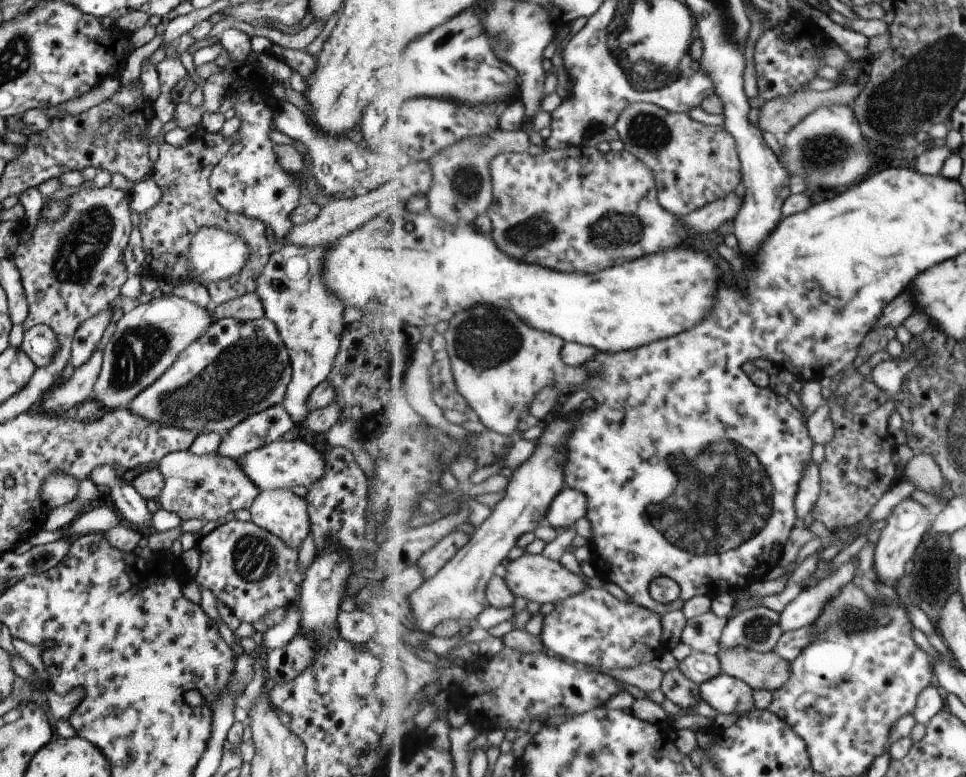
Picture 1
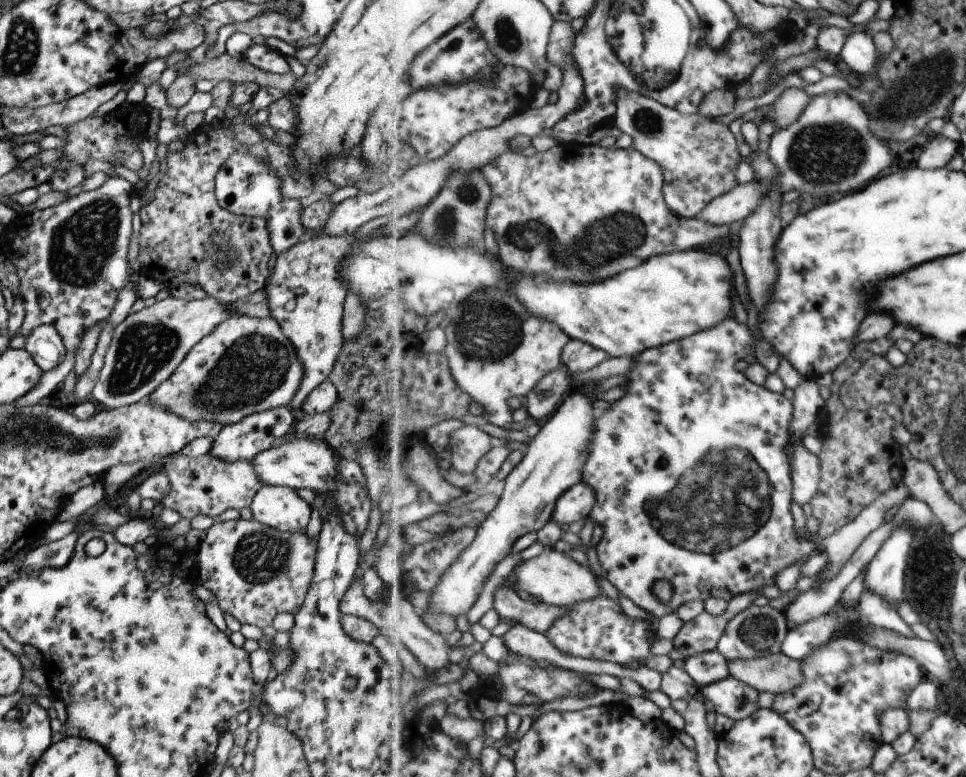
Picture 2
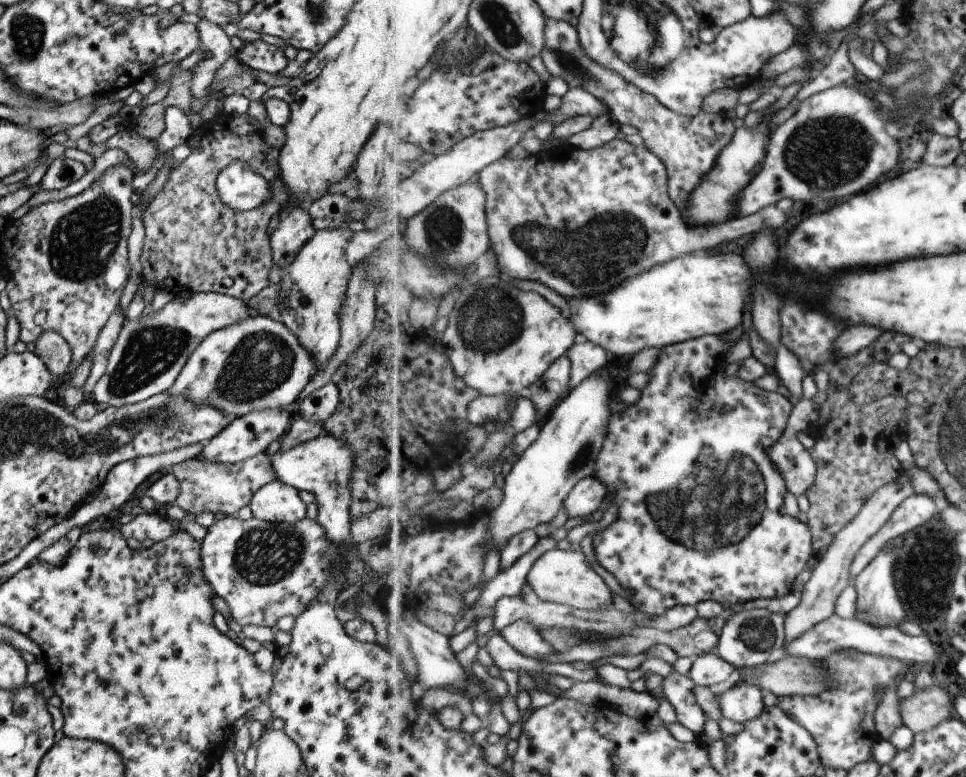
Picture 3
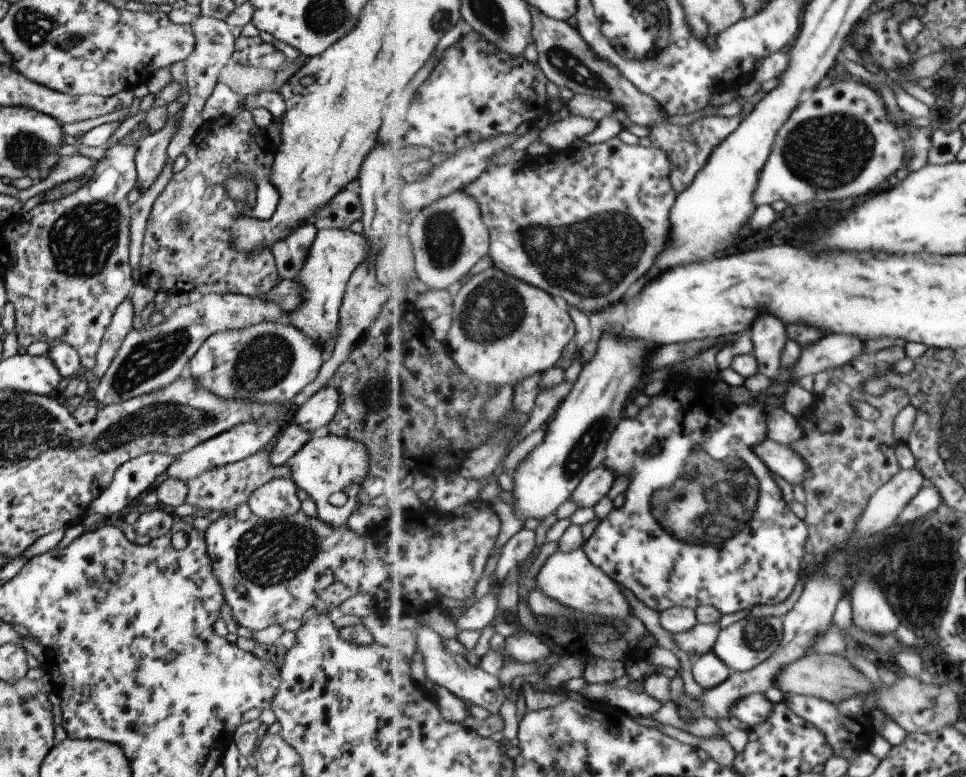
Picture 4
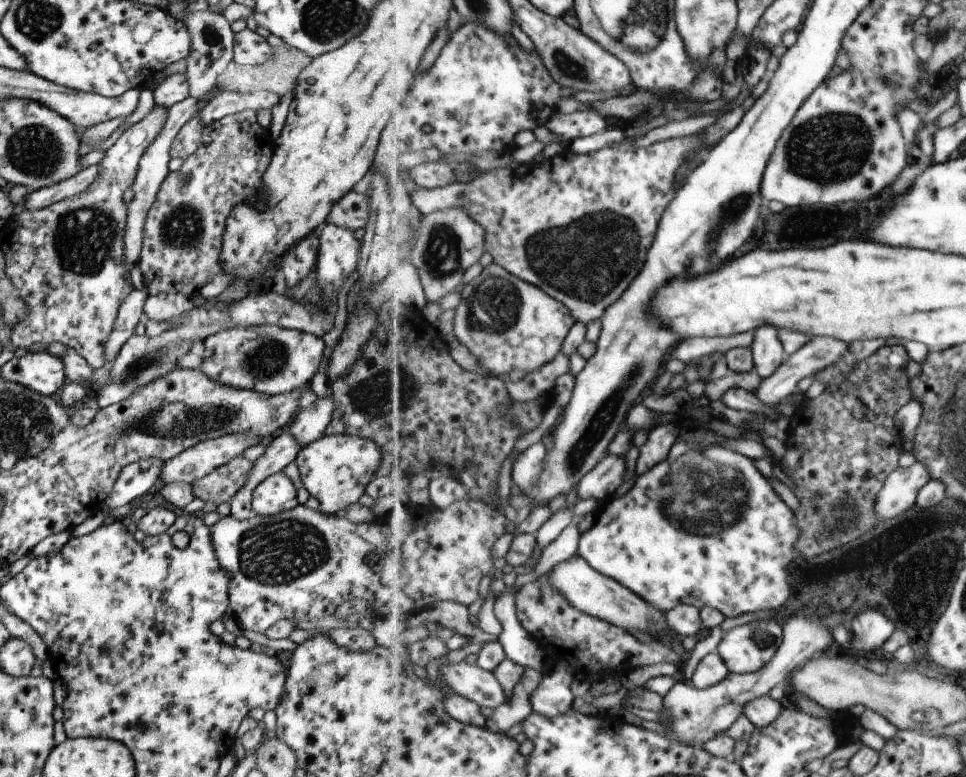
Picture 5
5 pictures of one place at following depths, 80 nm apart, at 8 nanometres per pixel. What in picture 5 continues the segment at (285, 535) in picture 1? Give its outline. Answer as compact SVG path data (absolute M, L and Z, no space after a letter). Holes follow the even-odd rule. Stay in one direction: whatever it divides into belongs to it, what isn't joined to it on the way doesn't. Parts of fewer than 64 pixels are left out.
M283 471L266 476L253 489L252 513L269 516L288 511L298 504L296 488Z

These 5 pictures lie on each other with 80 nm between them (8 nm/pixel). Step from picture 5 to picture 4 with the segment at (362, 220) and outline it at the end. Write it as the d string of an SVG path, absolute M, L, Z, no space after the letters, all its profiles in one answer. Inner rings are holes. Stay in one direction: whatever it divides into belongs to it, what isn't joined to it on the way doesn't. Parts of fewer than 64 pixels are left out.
M343 189L329 199L325 206L316 210L309 222L316 229L348 229L353 222L360 220L360 216L358 194Z

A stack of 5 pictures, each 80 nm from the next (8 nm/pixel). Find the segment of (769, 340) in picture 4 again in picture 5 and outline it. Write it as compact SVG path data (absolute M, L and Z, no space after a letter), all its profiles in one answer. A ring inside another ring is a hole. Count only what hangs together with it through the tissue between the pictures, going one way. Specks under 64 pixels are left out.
M765 326L757 330L757 338L753 344L753 356L755 356L757 374L765 379L773 376L785 362L785 348L773 326Z

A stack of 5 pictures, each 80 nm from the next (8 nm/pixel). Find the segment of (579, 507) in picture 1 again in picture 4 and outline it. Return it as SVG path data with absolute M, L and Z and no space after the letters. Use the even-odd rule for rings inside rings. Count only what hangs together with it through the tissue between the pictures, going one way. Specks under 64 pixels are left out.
M607 465L598 466L583 477L581 484L575 488L575 492L571 494L570 498L577 508L593 508L603 496L609 494L609 490L613 488L613 482L617 477L615 470L611 467Z

